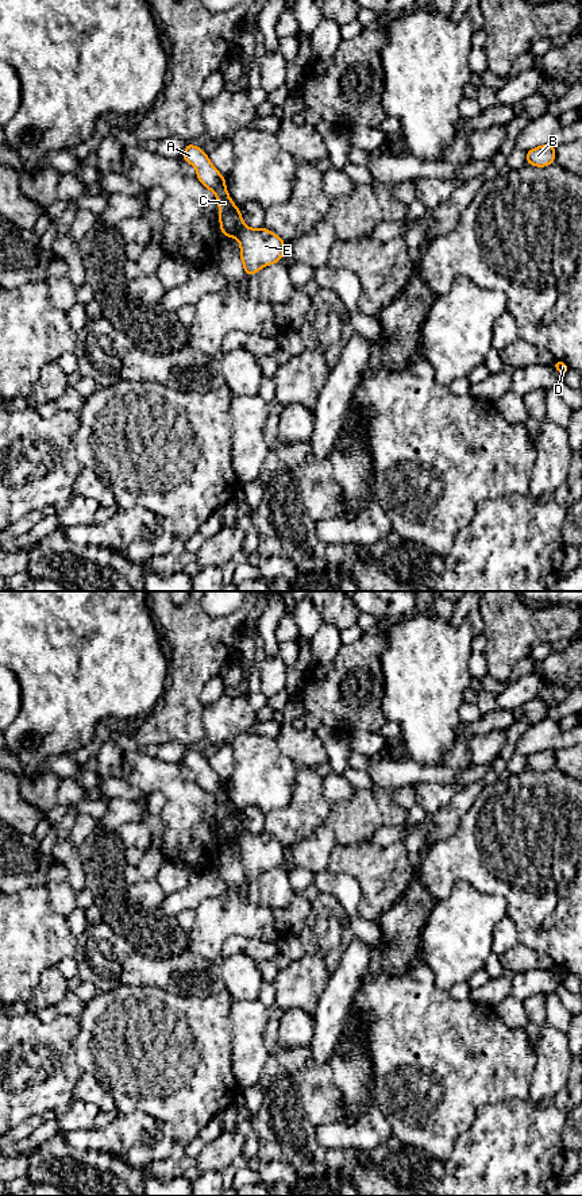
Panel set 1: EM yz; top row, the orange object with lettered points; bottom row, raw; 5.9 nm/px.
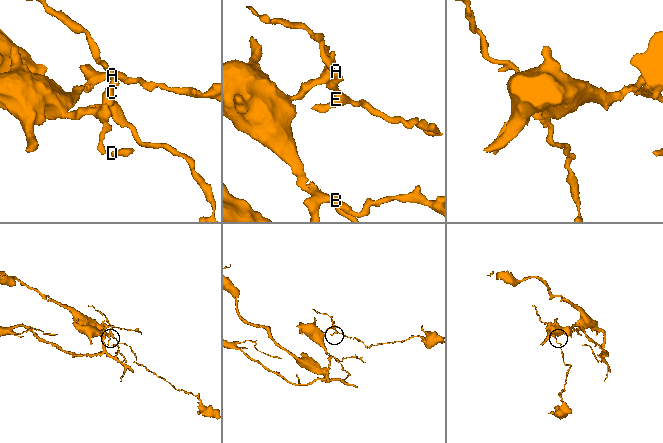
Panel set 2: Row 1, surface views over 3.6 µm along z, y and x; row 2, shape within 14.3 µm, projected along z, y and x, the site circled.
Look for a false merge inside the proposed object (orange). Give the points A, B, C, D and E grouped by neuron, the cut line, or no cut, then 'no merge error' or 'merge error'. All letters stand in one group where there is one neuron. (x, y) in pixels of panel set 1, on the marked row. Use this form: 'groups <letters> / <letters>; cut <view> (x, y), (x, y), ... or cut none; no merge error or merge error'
groups A B C D / E; cut yz (243, 226), (236, 236); merge error

